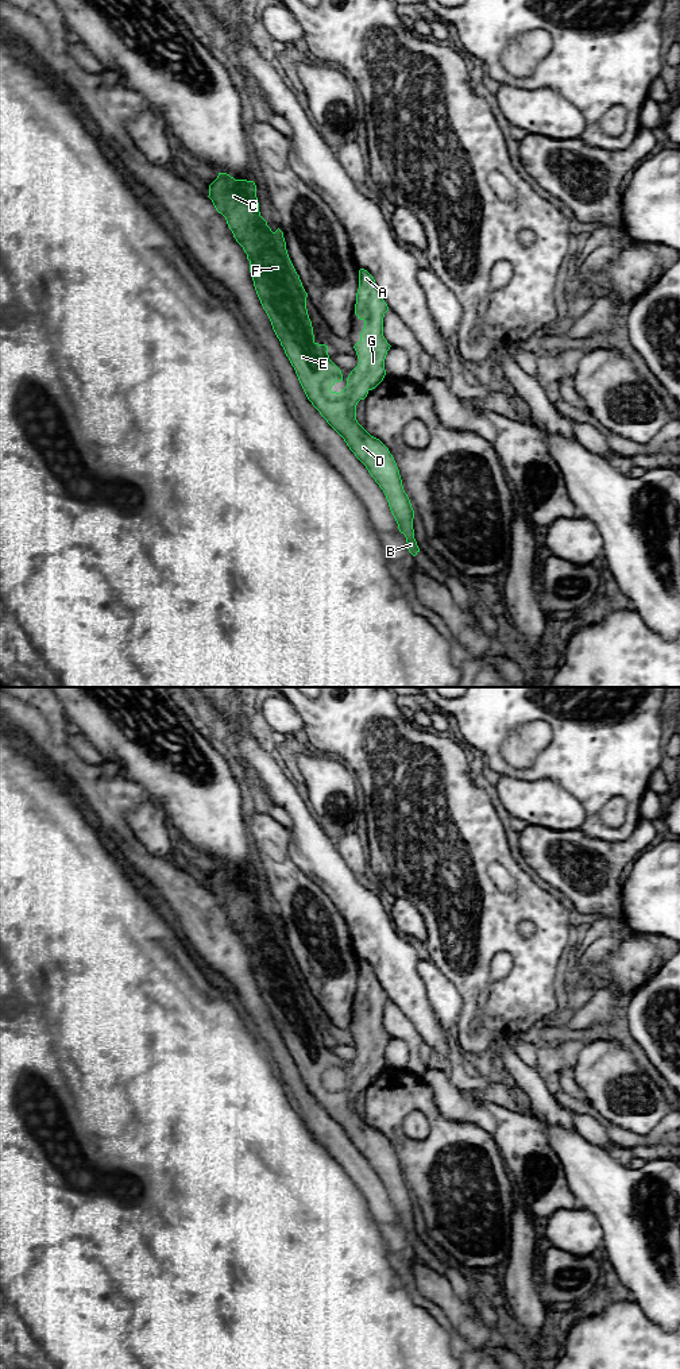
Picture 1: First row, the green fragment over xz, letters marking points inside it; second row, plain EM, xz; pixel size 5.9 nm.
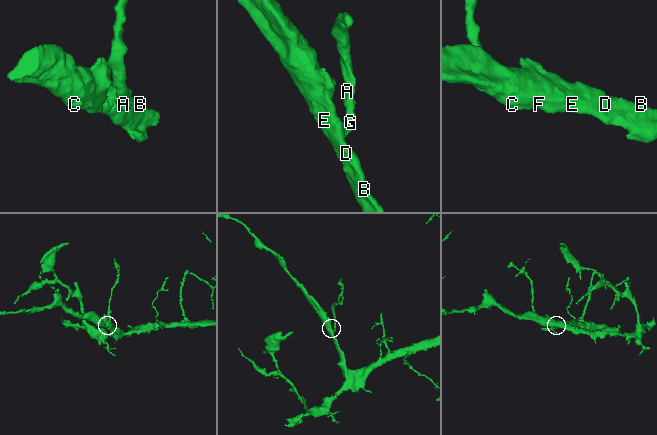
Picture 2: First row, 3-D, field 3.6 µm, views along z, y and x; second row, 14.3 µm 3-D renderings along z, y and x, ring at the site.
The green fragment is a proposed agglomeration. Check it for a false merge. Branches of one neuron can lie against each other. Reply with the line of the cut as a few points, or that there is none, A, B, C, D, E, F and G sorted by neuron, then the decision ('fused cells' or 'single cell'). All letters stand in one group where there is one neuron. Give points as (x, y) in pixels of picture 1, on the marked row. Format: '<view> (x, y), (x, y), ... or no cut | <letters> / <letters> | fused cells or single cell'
no cut | A B C D E F G | single cell

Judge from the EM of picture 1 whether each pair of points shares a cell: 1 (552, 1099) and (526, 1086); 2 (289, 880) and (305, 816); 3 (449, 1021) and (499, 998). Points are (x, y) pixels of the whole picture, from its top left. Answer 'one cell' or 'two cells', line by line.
1: one cell
2: two cells
3: two cells

